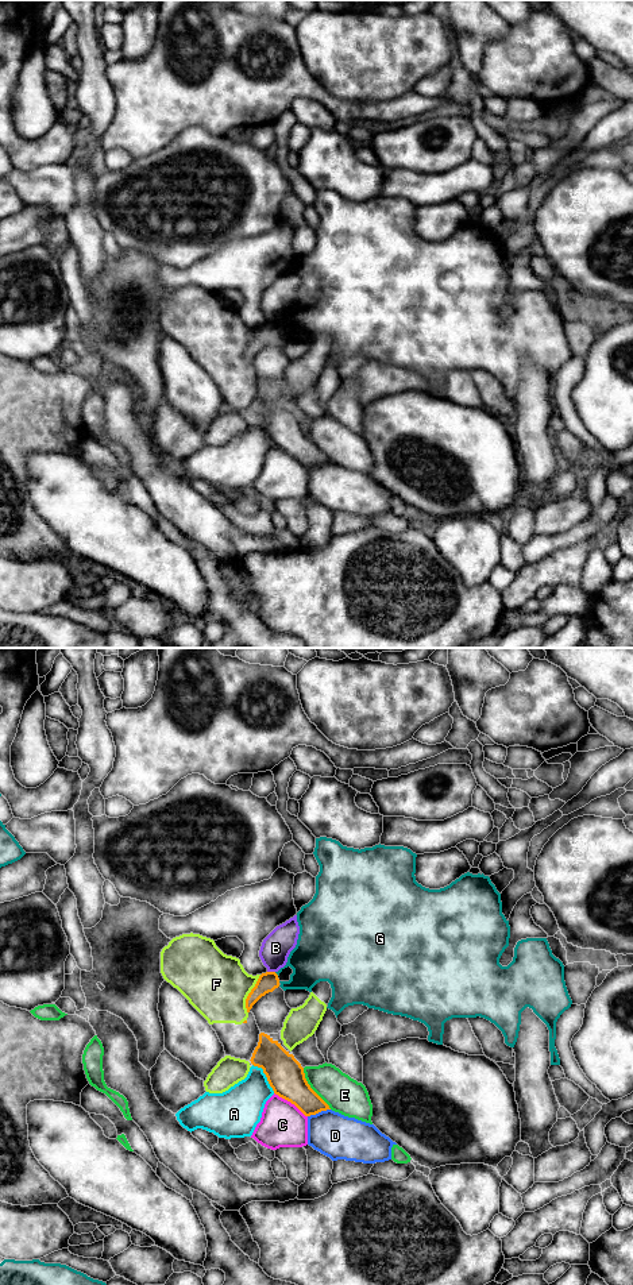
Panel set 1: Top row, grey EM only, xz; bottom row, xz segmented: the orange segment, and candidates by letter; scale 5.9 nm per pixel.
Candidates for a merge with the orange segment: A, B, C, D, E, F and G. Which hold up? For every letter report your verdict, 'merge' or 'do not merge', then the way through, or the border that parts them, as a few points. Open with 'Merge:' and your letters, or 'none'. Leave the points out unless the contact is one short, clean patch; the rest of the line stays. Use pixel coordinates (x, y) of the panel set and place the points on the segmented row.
Merge: none
A: do not merge | along xz (253, 1064), (262, 1069), (274, 1092)
B: do not merge | along xz (267, 971), (274, 972)
C: do not merge
D: do not merge
E: do not merge
F: do not merge
G: do not merge

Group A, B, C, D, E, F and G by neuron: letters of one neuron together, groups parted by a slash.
A / B / C / D / E / F / G

